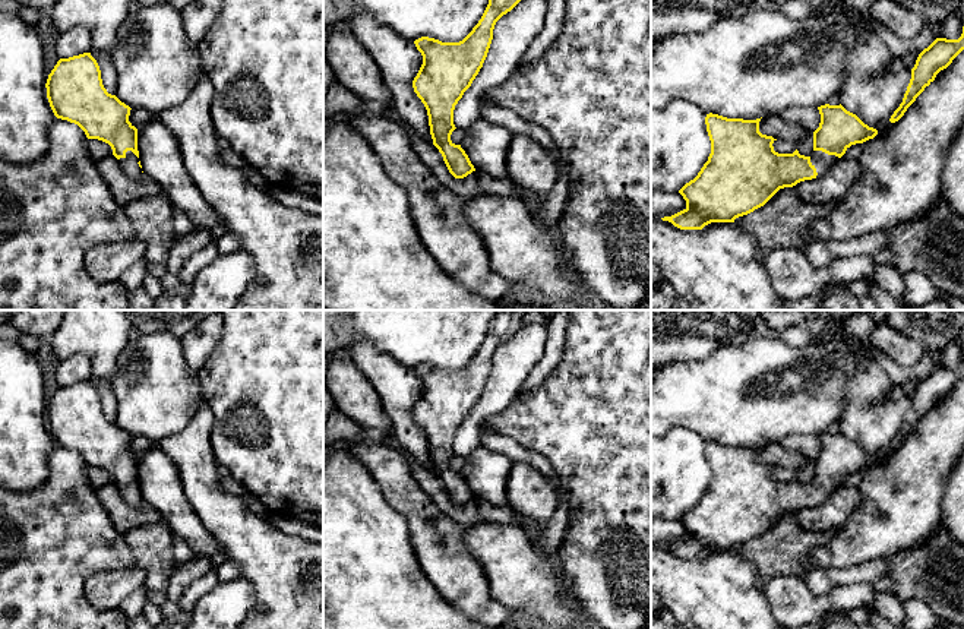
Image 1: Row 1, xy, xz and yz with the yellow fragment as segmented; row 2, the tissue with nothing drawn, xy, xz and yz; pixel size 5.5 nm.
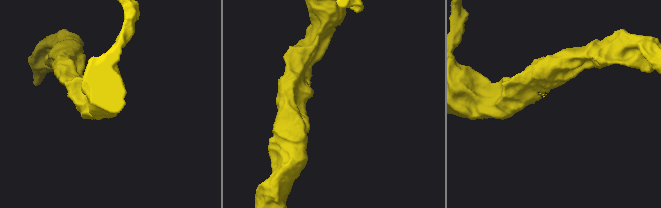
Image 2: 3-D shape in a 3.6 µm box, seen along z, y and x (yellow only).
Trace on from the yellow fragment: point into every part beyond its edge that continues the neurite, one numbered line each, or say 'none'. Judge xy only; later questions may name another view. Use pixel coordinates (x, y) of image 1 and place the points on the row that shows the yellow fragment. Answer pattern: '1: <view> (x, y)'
1: xy (129, 164)

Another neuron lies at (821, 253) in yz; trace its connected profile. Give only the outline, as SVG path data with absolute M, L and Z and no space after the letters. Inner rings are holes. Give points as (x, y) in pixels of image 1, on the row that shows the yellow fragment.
M873 231L848 240L812 241L805 255L813 268L825 268L831 262L853 256L873 256L886 249L885 231Z

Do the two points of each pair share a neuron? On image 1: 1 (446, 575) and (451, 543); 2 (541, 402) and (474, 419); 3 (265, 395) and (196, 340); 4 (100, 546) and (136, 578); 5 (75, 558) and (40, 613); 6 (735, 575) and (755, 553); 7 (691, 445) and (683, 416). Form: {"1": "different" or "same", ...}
{"1": "same", "2": "different", "3": "different", "4": "different", "5": "same", "6": "different", "7": "different"}

